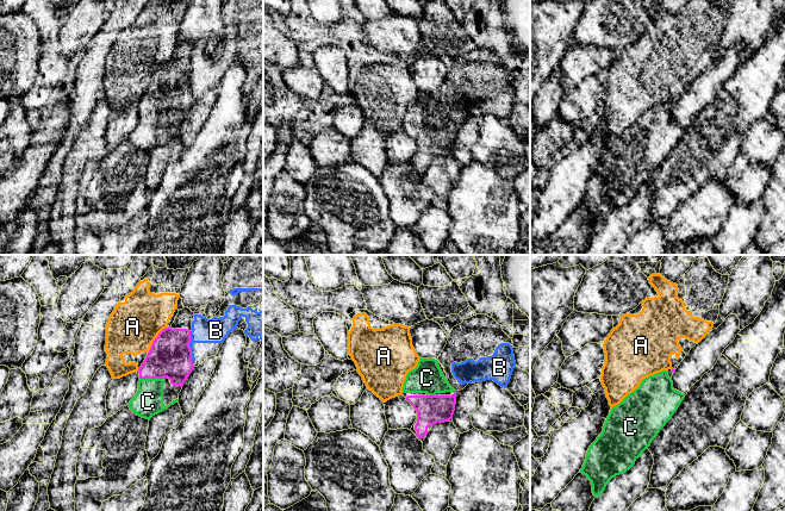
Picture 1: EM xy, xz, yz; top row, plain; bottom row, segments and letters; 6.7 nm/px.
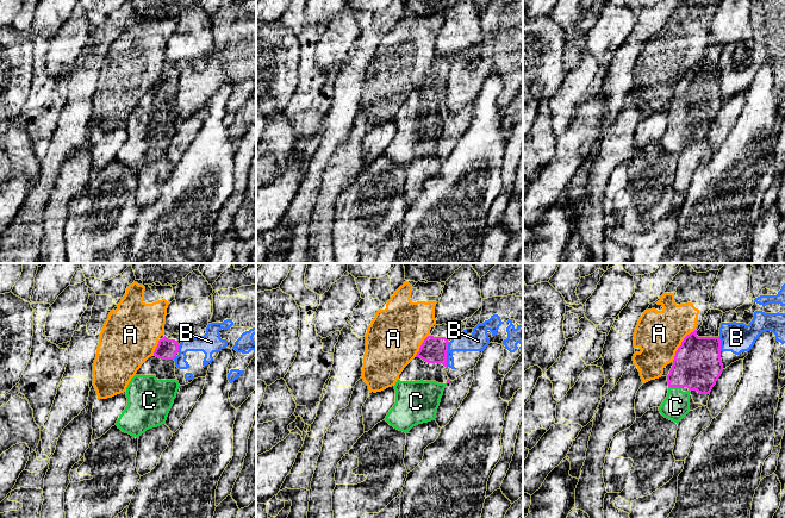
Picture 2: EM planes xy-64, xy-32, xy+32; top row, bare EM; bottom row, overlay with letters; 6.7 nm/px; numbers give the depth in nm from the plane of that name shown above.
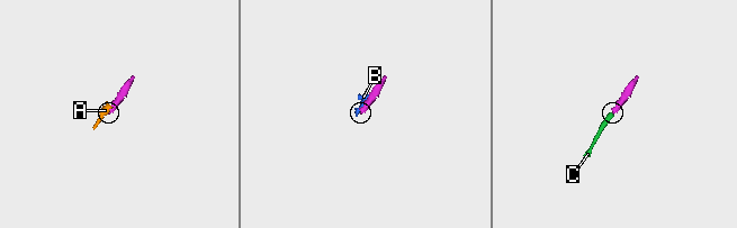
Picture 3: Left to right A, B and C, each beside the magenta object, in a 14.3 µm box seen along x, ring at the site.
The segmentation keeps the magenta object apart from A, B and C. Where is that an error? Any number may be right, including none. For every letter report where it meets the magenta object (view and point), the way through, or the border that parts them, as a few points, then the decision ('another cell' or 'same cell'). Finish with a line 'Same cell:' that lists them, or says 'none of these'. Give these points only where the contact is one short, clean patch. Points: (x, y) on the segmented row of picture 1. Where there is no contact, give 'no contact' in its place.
A: meets magenta in xy at (155, 338); border along xy (168, 326), (159, 334), (148, 353); another cell
B: meets magenta in xy at (189, 347); another cell
C: meets magenta in xy at (151, 378); same cell
Same cell: C

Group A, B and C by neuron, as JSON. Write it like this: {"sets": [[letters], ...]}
{"sets": [["A"], ["B"], ["C"]]}

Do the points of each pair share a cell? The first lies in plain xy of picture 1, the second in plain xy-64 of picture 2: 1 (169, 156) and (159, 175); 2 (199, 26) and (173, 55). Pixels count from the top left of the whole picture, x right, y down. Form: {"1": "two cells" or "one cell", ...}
{"1": "one cell", "2": "one cell"}

